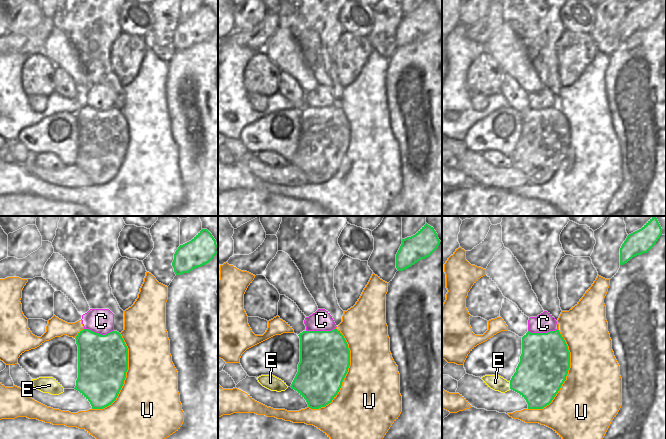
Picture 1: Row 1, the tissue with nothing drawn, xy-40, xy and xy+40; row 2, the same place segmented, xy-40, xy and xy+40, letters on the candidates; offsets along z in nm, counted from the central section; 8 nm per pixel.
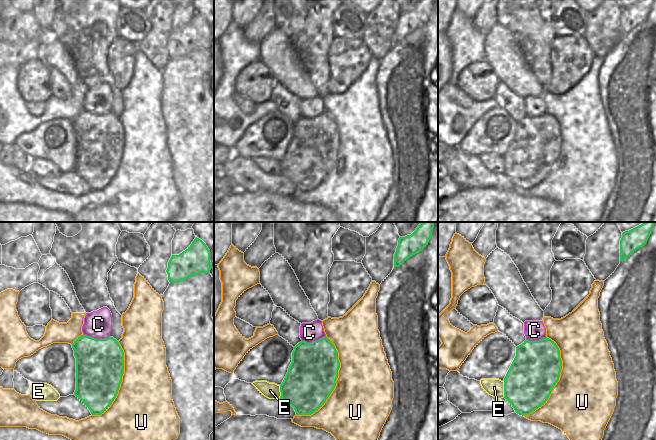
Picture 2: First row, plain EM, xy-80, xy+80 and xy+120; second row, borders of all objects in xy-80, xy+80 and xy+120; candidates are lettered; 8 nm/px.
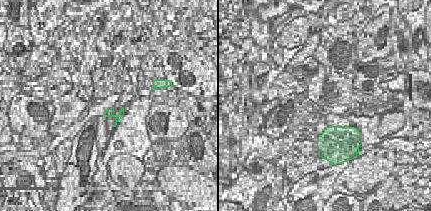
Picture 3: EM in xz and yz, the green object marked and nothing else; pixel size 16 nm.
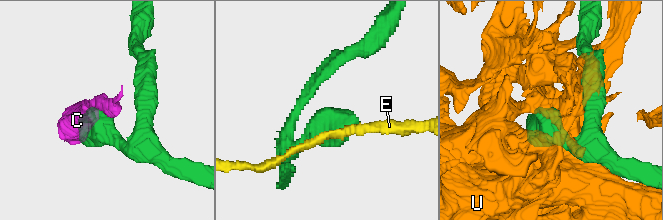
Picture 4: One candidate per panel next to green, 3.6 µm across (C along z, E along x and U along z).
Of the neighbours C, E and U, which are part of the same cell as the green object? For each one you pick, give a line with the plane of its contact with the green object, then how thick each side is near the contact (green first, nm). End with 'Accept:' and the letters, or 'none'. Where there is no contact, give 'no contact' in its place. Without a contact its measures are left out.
Accept: none

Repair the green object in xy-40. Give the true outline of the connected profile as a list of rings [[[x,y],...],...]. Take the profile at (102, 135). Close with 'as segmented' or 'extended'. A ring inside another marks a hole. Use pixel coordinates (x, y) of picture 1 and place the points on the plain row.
[[[83,105],[76,112],[78,122],[78,154],[75,166],[91,180],[92,185],[103,185],[117,174],[128,146],[128,124],[117,107],[105,111]]] | as segmented

